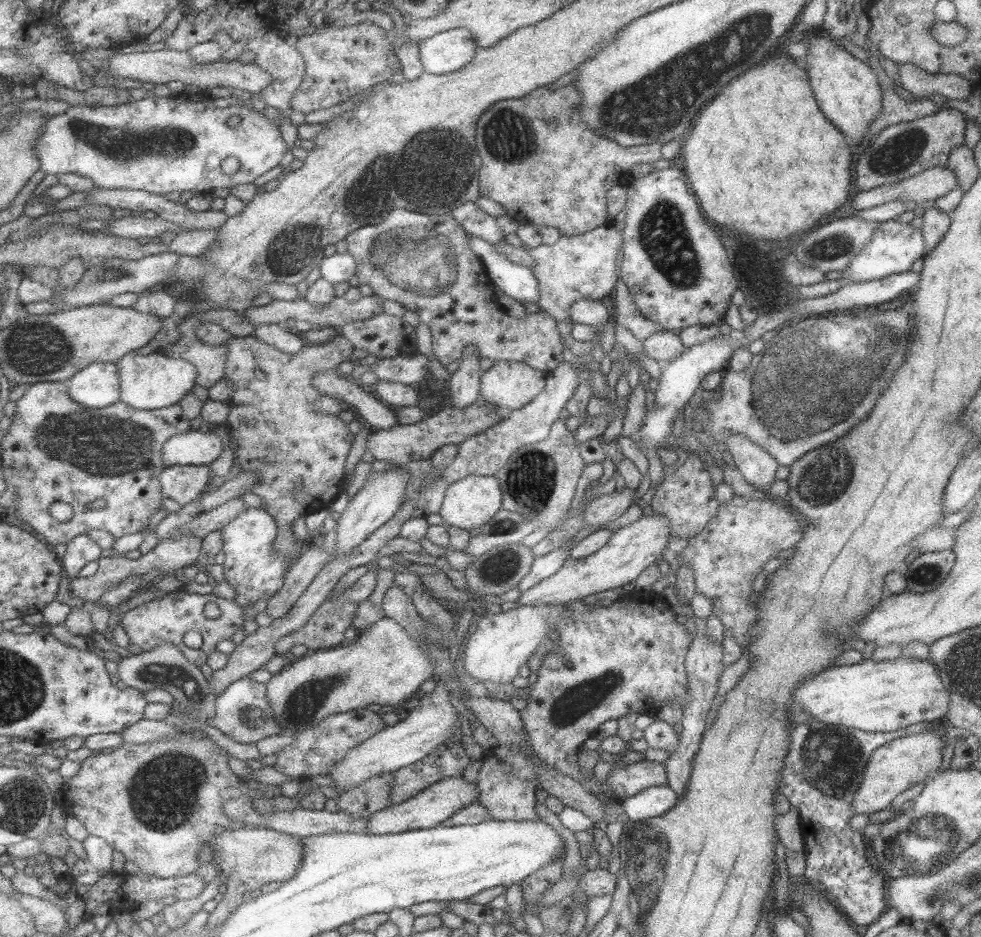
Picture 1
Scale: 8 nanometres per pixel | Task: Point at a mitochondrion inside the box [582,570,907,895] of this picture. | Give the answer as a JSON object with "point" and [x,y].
{"point":[832,761]}

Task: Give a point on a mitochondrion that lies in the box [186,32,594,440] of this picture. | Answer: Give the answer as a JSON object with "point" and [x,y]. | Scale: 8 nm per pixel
{"point":[433,158]}

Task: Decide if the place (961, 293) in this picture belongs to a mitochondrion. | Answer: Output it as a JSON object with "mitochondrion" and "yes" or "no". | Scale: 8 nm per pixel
{"mitochondrion":"no"}

